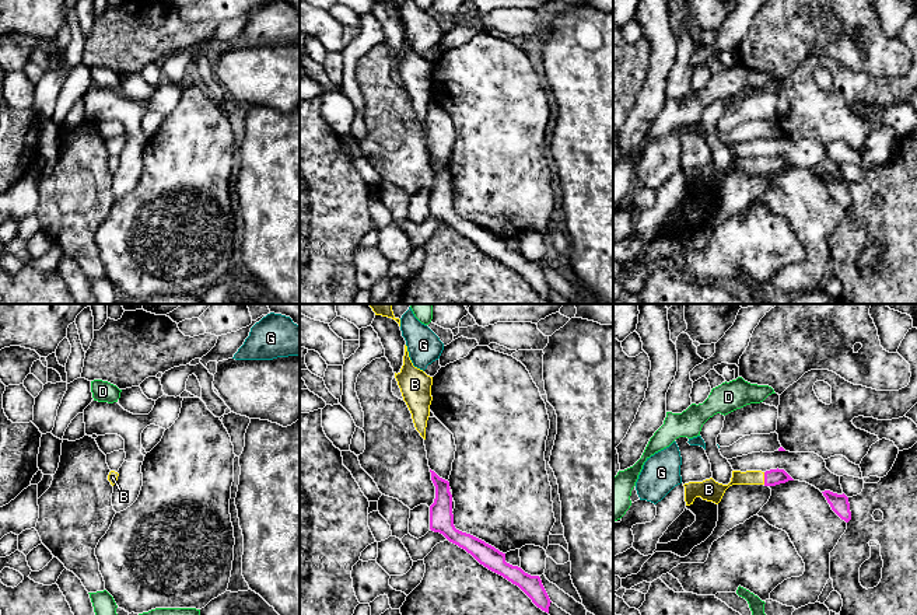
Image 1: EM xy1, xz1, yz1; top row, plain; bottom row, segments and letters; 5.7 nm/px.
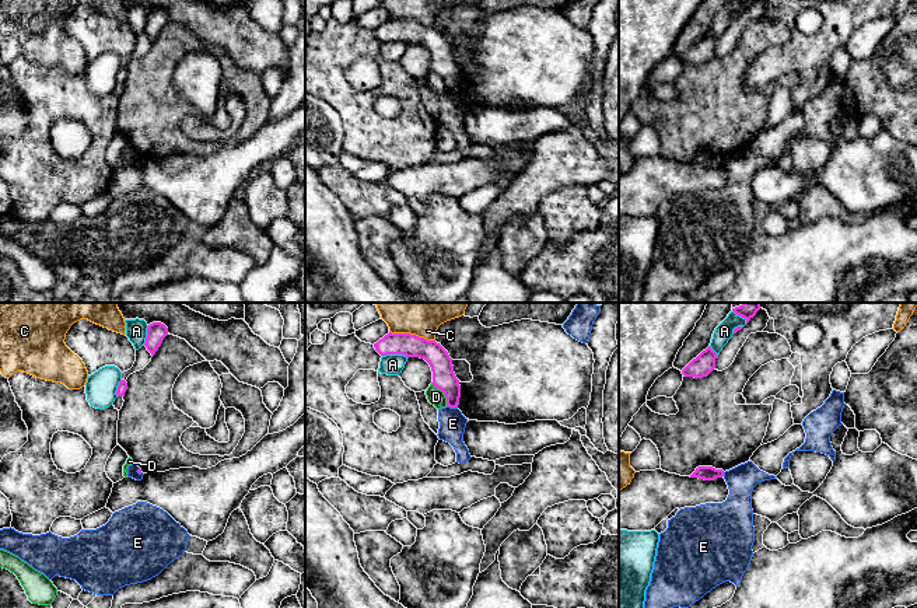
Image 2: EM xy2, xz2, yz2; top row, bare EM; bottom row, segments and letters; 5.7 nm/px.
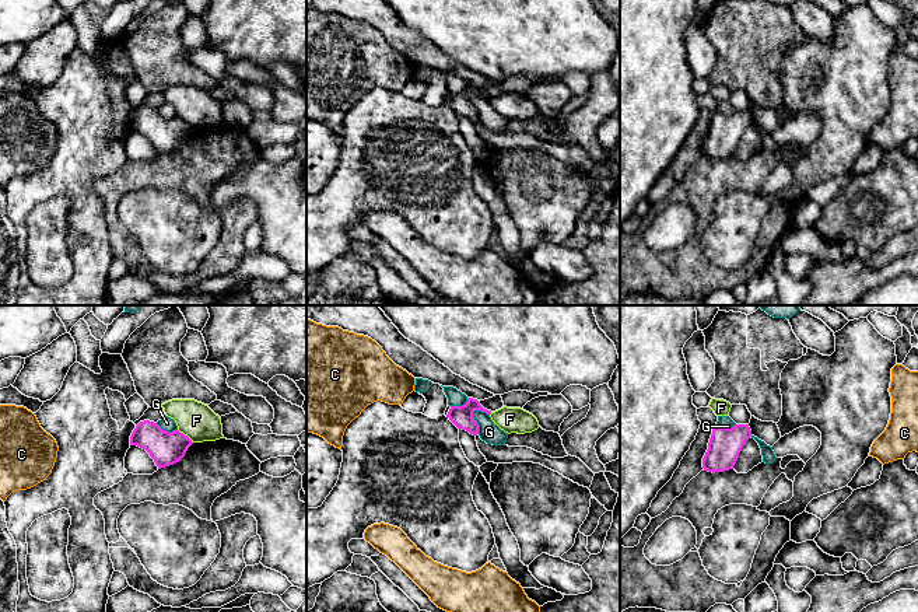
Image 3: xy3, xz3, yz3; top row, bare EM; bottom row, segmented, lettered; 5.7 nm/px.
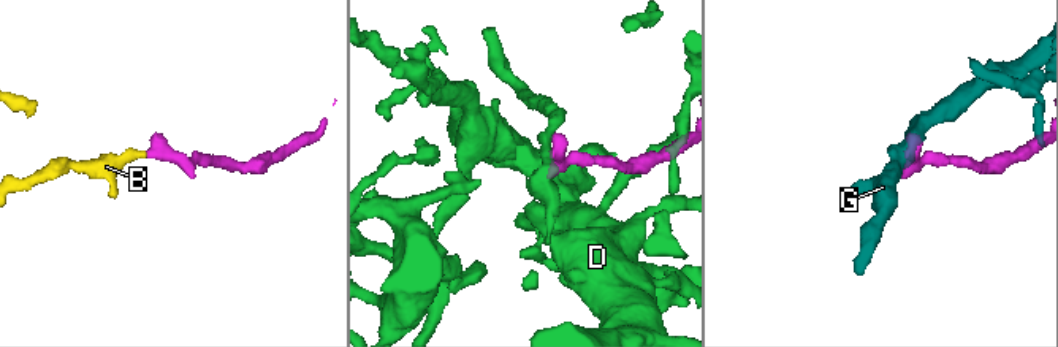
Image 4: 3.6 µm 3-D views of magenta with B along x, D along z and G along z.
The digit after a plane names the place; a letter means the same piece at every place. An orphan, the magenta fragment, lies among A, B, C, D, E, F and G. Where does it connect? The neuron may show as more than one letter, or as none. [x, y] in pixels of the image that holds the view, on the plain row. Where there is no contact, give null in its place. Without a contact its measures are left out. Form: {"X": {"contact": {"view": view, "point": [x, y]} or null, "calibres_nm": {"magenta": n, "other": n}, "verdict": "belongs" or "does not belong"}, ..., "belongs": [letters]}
{"A": {"contact": {"view": "xz2", "point": [395, 39]}, "calibres_nm": {"magenta": 130, "other": 130}, "verdict": "does not belong"}, "B": {"contact": {"view": "yz1", "point": [765, 164]}, "calibres_nm": {"magenta": 100, "other": 80}, "verdict": "belongs"}, "C": {"contact": {"view": "xz2", "point": [412, 21]}, "calibres_nm": {"magenta": 130, "other": 140}, "verdict": "does not belong"}, "D": {"contact": {"view": "xz2", "point": [444, 80]}, "calibres_nm": {"magenta": 140, "other": 100}, "verdict": "does not belong"}, "E": {"contact": {"view": "xz2", "point": [452, 93]}, "calibres_nm": {"magenta": 140, "other": 150}, "verdict": "does not belong"}, "F": {"contact": {"view": "xy3", "point": [186, 122]}, "calibres_nm": {"magenta": 190, "other": 200}, "verdict": "does not belong"}, "G": {"contact": {"view": "xz3", "point": [476, 108]}, "calibres_nm": {"magenta": 130, "other": 120}, "verdict": "does not belong"}, "belongs": ["B"]}

